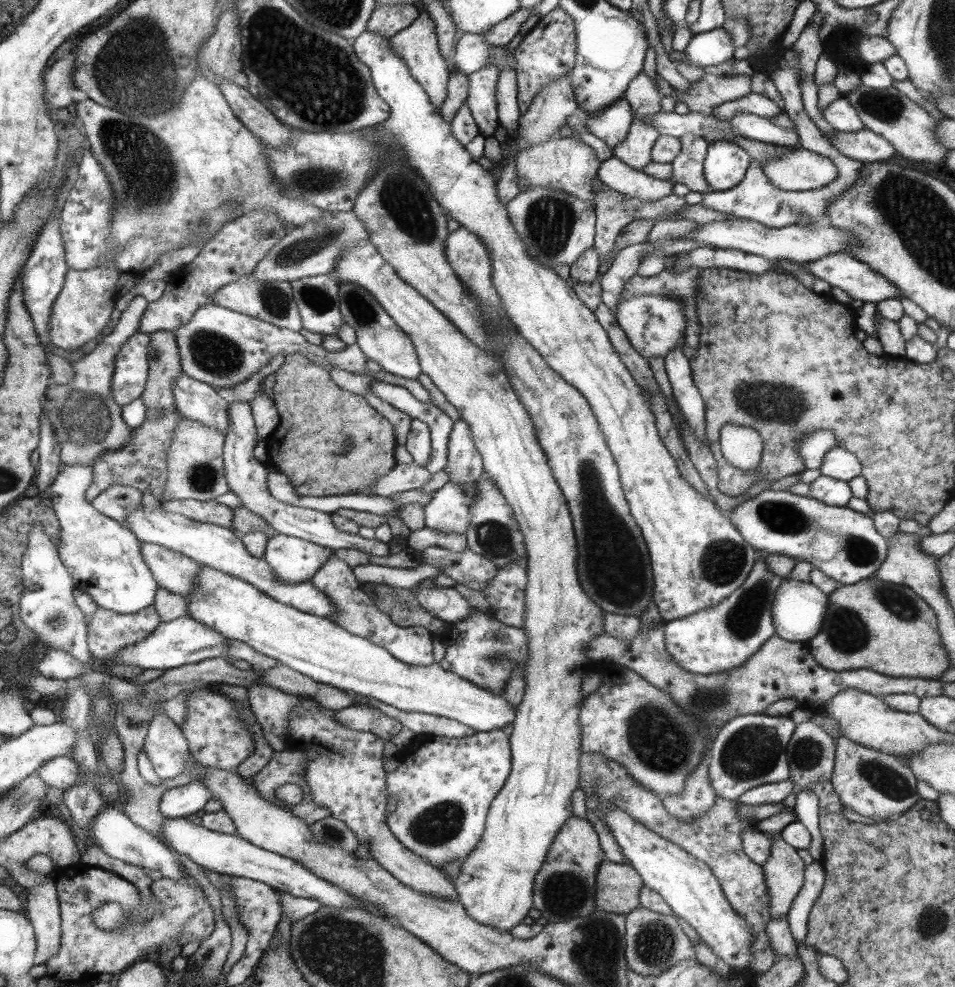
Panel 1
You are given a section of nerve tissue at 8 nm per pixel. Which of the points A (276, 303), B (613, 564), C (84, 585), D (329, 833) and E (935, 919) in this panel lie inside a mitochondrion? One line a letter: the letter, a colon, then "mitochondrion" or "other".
A: mitochondrion
B: mitochondrion
C: other
D: mitochondrion
E: mitochondrion

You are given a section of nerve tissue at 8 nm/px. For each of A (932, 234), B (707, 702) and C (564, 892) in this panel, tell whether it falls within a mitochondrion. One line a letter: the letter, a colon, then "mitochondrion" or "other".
A: mitochondrion
B: mitochondrion
C: mitochondrion

